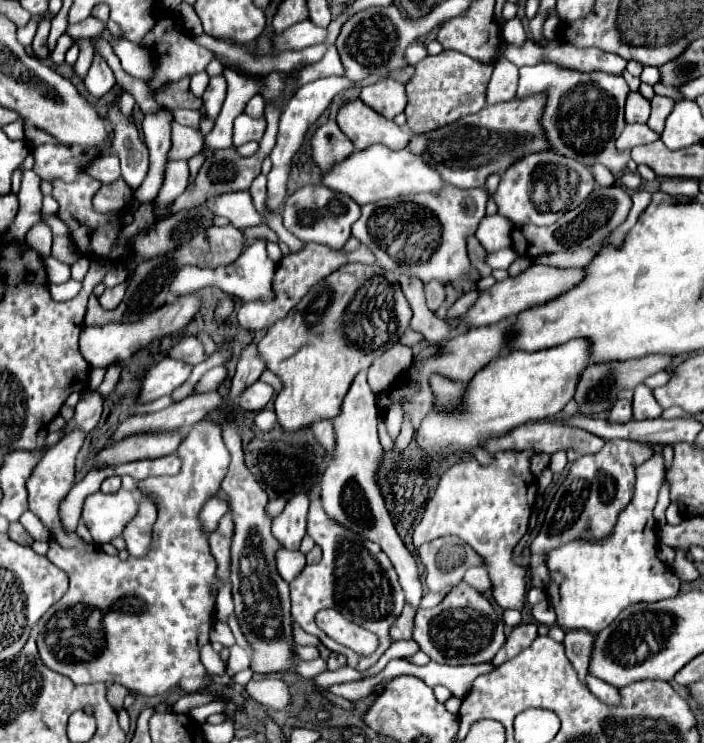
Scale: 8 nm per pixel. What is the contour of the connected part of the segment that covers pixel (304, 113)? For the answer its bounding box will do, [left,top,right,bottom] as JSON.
[265,77,353,213]

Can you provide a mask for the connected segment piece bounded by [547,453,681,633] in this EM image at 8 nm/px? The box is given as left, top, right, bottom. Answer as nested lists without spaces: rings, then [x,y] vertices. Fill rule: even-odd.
[[[655,453],[649,457],[645,463],[637,467],[637,487],[635,487],[635,497],[627,505],[625,511],[621,511],[617,525],[609,539],[603,539],[599,543],[587,543],[587,541],[573,541],[565,547],[559,547],[549,553],[547,567],[551,571],[551,589],[549,589],[549,599],[555,607],[557,613],[557,625],[563,627],[565,631],[569,629],[585,629],[591,633],[599,633],[613,619],[631,603],[637,601],[661,601],[675,597],[679,593],[679,577],[673,573],[671,567],[661,563],[657,559],[657,529],[655,529],[655,519],[653,519],[653,509],[657,503],[657,493],[659,487],[665,479],[663,471],[663,455]]]

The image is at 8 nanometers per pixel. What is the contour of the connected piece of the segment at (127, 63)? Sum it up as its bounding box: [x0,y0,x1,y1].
[101,27,153,79]

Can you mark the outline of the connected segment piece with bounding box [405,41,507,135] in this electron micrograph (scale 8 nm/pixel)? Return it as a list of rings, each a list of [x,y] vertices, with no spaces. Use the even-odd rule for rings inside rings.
[[[507,41],[501,43],[501,51],[497,53],[497,59],[493,63],[481,63],[473,57],[467,57],[459,51],[443,51],[439,55],[429,55],[423,61],[415,65],[413,77],[407,81],[407,127],[415,135],[425,135],[429,131],[435,131],[437,127],[449,125],[465,115],[473,115],[485,107],[485,93],[487,83],[493,73],[493,65],[503,57],[507,47]]]

